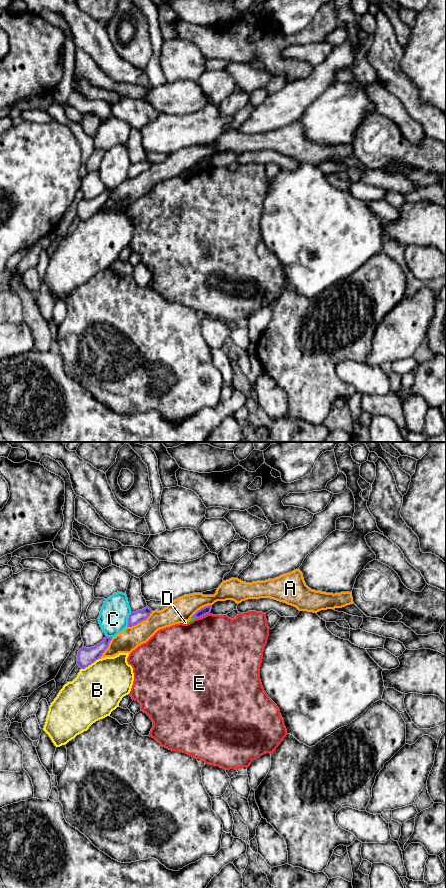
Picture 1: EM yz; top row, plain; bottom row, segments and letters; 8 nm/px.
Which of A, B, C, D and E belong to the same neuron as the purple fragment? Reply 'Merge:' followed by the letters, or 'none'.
Merge: none

